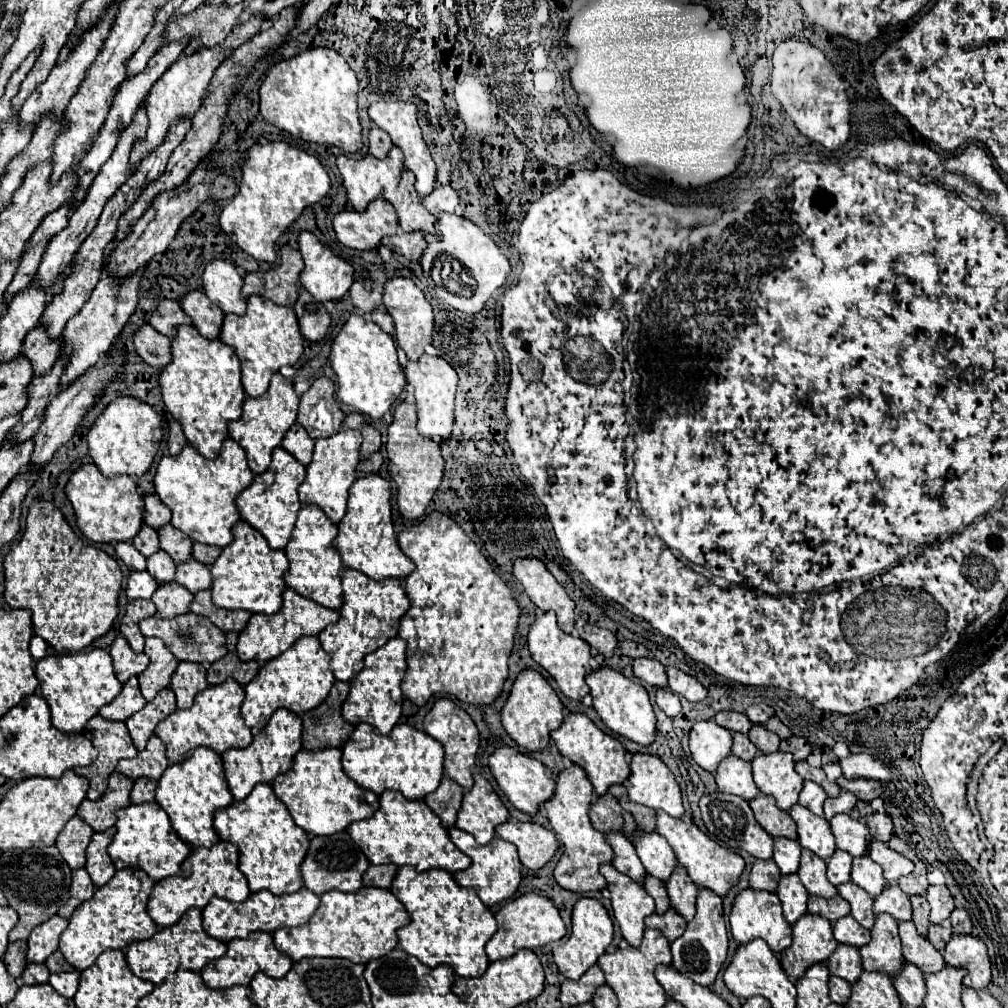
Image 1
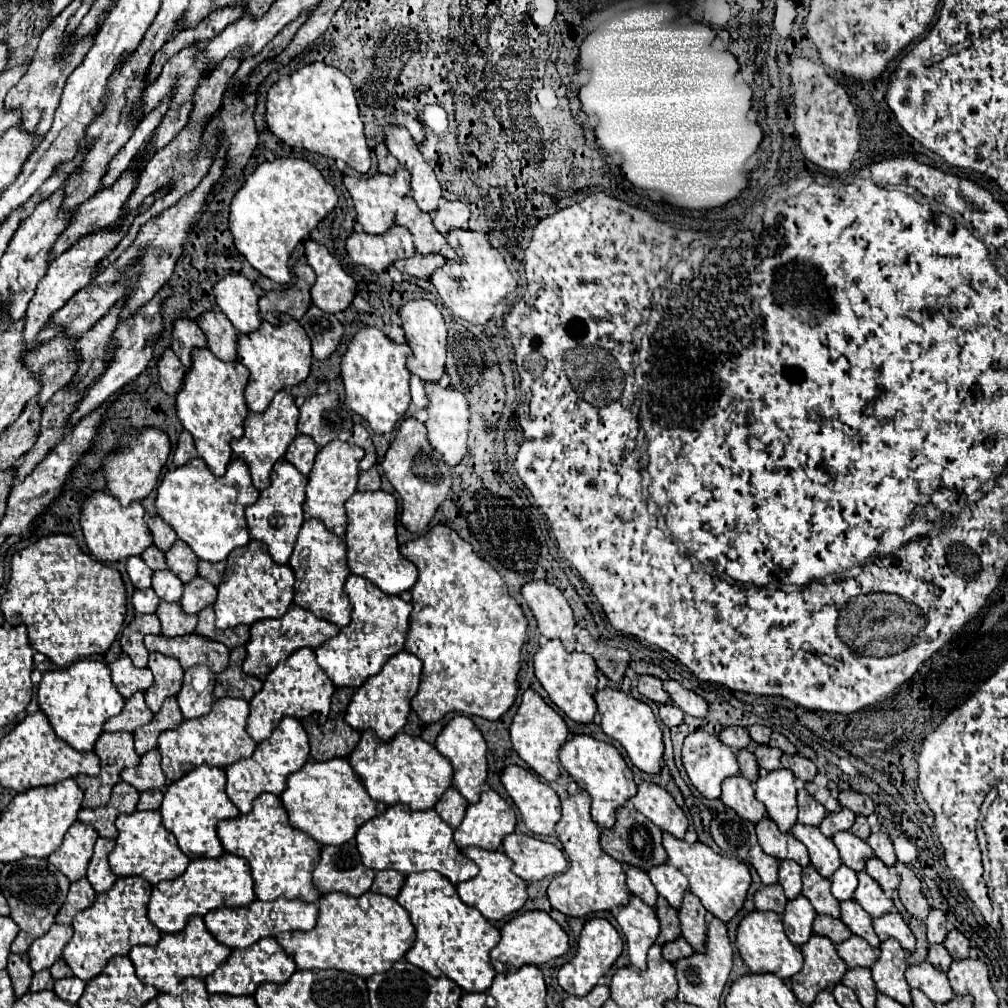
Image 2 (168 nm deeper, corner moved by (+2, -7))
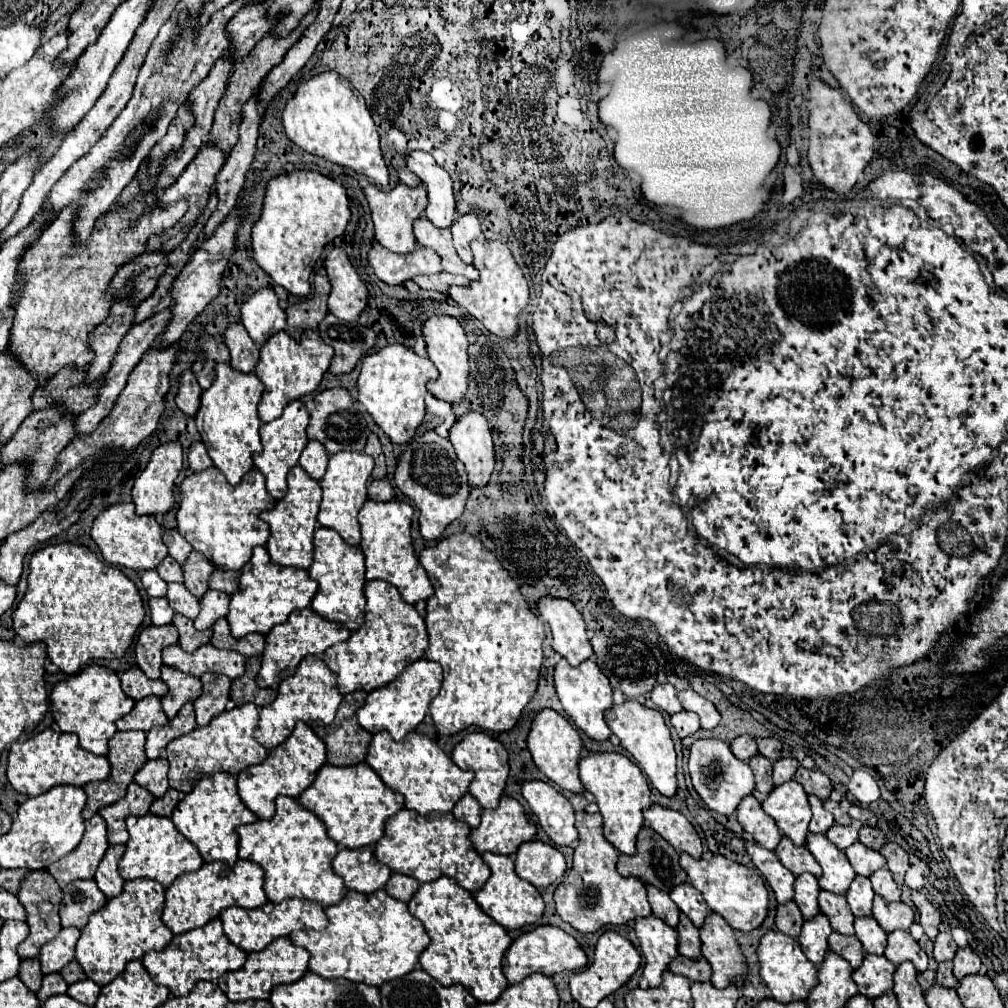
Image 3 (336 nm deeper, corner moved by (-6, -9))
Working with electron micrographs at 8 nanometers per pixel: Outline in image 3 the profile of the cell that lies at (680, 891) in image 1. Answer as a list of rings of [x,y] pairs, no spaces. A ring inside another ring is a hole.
[[[710,912],[706,916],[700,926],[700,940],[702,956],[712,964],[712,984],[716,988],[726,988],[732,980],[740,984],[742,974],[746,972],[744,956],[740,954],[734,930],[720,914]]]

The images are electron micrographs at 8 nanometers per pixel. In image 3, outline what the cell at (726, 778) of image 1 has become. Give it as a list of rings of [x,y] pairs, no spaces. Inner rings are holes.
[[[748,794],[742,798],[740,806],[738,806],[738,822],[742,824],[742,828],[746,832],[750,832],[750,836],[764,848],[774,850],[776,844],[780,842],[780,830],[776,826],[776,822],[772,818],[768,818],[768,814],[764,814],[760,802]]]

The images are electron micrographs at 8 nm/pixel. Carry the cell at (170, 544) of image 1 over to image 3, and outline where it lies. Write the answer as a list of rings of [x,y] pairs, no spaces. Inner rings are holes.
[[[190,552],[186,564],[182,566],[182,572],[184,572],[186,588],[196,598],[202,598],[202,594],[208,590],[208,578],[214,572],[214,566],[210,564],[210,560],[200,552]]]

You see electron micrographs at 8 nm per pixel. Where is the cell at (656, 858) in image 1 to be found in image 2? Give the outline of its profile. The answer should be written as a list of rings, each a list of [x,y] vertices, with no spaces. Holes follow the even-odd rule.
[[[670,864],[652,868],[652,870],[648,872],[648,876],[650,876],[652,884],[656,886],[658,894],[664,896],[664,898],[670,902],[672,908],[680,910],[682,898],[684,898],[684,894],[688,892],[688,880],[686,880],[686,876],[684,876],[678,868],[674,868],[674,866],[670,866]]]

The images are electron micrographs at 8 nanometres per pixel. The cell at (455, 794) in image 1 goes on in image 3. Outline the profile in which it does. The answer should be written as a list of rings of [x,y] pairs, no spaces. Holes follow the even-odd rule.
[[[464,794],[454,810],[452,810],[454,818],[460,822],[466,822],[470,828],[476,828],[480,824],[480,804],[476,802],[476,798],[472,794]]]

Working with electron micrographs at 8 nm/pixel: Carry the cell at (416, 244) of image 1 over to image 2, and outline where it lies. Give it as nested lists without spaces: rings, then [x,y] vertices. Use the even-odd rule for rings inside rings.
[[[416,254],[414,258],[410,260],[398,260],[394,266],[404,272],[404,274],[410,274],[410,276],[416,276],[416,278],[430,278],[434,270],[442,268],[446,264],[446,260],[442,260],[440,254],[436,256],[422,256],[422,254]]]

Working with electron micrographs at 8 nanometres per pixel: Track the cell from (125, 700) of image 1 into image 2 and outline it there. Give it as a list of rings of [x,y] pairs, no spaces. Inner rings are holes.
[[[136,692],[132,698],[126,700],[124,710],[104,724],[104,730],[106,732],[118,732],[118,730],[134,732],[136,728],[148,724],[152,720],[152,716],[154,714],[144,704],[144,692]]]

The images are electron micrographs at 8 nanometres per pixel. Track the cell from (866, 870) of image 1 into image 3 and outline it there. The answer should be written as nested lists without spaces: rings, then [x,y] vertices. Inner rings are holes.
[[[874,896],[874,906],[872,906],[872,916],[878,920],[878,924],[882,926],[882,930],[892,932],[892,930],[908,930],[912,920],[914,920],[914,912],[910,906],[906,906],[904,902],[886,902],[882,896]]]

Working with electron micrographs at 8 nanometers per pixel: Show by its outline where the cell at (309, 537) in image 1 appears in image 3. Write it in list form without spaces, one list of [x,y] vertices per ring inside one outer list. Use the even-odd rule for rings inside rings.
[[[316,528],[314,532],[314,562],[308,568],[310,578],[318,582],[318,592],[312,598],[312,610],[324,620],[334,620],[348,630],[358,630],[364,622],[364,554],[358,546],[346,544],[332,528]]]

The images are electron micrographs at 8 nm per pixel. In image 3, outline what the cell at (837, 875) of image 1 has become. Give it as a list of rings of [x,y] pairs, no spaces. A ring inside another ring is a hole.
[[[856,876],[846,892],[846,900],[850,904],[850,910],[854,916],[866,916],[870,914],[872,908],[872,898],[874,898],[874,890],[868,878],[864,876]]]

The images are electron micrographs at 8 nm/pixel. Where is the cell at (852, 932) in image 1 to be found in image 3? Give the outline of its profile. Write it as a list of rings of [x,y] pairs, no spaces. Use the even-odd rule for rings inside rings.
[[[866,954],[860,968],[852,972],[852,978],[858,984],[858,992],[876,998],[888,990],[892,990],[892,974],[896,966],[886,956]]]

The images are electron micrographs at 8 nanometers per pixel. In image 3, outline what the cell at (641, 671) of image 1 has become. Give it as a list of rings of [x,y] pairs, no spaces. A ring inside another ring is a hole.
[[[656,684],[650,694],[650,700],[654,702],[654,706],[658,706],[660,710],[664,710],[668,714],[676,714],[682,710],[682,704],[678,702],[676,690],[672,684]]]

